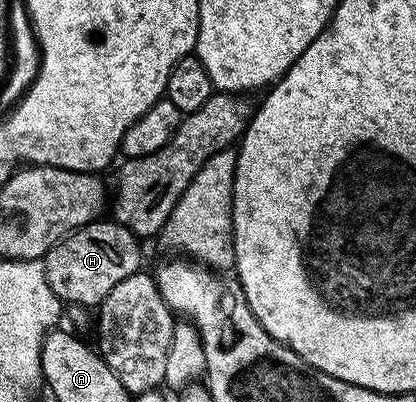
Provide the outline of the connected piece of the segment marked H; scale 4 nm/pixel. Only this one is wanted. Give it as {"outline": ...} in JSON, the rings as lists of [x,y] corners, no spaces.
{"outline":[[[95,221],[76,228],[68,236],[59,240],[42,259],[48,285],[52,285],[52,293],[56,293],[56,297],[62,300],[63,304],[87,309],[97,308],[120,281],[143,270],[141,247],[143,244],[138,236],[129,231],[124,224],[115,221],[102,222]]]}

